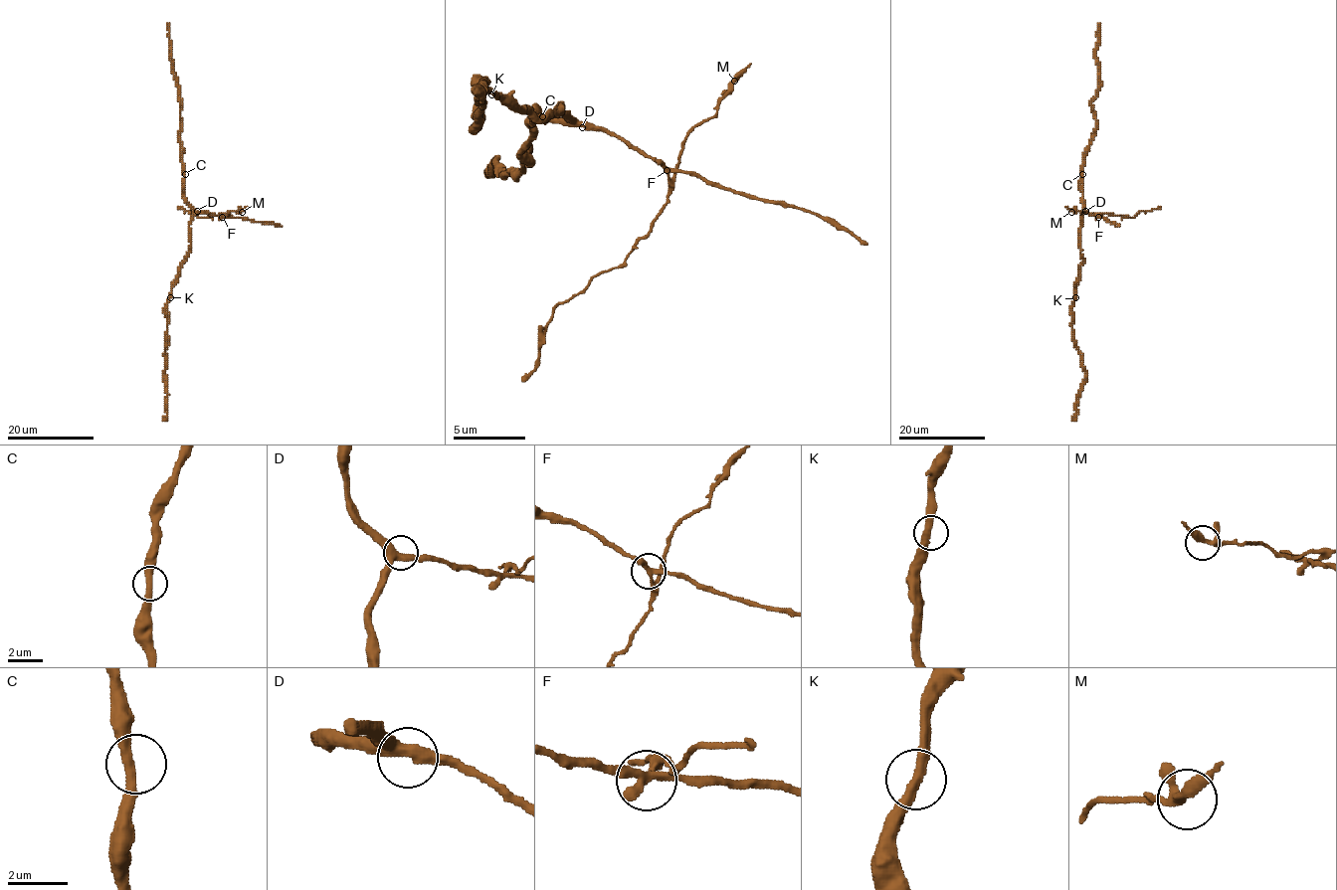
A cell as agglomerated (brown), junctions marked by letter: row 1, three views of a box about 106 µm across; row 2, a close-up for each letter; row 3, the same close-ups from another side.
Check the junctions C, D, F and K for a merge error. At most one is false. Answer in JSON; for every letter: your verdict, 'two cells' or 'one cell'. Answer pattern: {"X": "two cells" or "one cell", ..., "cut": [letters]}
{"C": "one cell", "D": "one cell", "F": "two cells", "K": "one cell", "cut": ["F"]}

